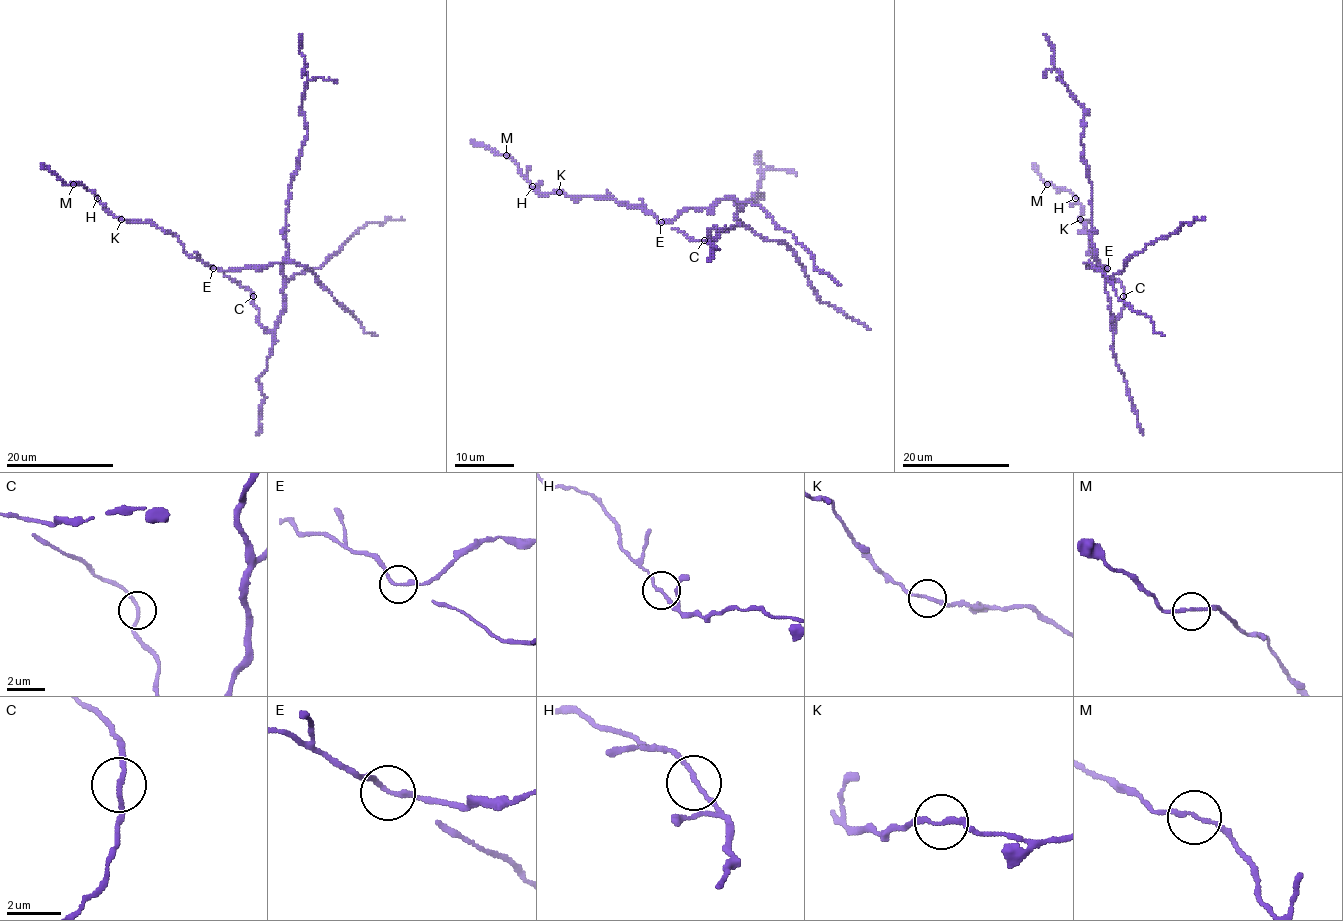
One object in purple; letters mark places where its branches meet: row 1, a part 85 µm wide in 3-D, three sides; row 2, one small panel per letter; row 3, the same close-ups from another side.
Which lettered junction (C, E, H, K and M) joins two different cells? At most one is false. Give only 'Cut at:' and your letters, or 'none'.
Cut at: E

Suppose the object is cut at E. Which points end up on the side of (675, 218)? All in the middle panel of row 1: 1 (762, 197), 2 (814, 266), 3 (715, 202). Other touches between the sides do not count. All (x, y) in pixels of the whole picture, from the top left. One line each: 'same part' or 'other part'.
1: other part
2: same part
3: same part

